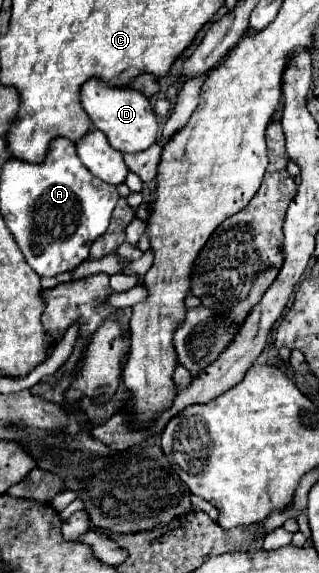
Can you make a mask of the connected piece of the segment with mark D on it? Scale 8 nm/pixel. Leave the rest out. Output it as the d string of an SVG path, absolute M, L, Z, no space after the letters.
M88 80L82 86L82 106L90 116L94 128L104 132L108 142L120 152L142 152L156 144L158 138L158 116L152 110L150 100L134 88L114 88Z

